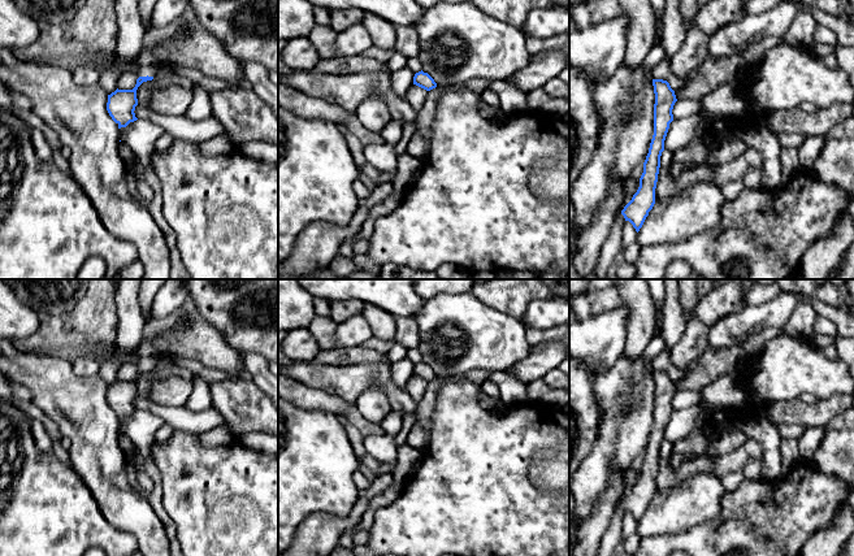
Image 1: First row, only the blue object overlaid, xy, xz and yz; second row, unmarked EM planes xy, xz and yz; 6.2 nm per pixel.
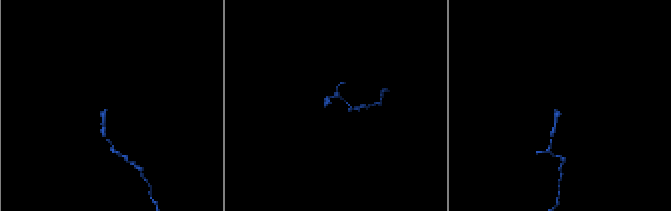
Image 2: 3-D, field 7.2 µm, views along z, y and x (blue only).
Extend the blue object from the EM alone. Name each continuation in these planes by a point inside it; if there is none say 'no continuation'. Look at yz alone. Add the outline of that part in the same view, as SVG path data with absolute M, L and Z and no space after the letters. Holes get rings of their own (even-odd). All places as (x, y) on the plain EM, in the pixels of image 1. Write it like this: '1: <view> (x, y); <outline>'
no continuation

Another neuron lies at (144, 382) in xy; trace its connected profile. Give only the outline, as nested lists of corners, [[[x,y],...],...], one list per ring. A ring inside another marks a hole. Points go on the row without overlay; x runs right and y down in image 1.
[[[155,372],[143,373],[136,381],[138,395],[143,399],[149,400],[149,391],[153,383],[156,374]]]

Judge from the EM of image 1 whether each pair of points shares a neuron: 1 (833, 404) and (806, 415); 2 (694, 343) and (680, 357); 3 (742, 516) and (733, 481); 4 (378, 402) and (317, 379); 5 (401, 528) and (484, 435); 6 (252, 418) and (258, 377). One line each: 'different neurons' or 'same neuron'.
1: same neuron
2: same neuron
3: different neurons
4: different neurons
5: same neuron
6: different neurons

